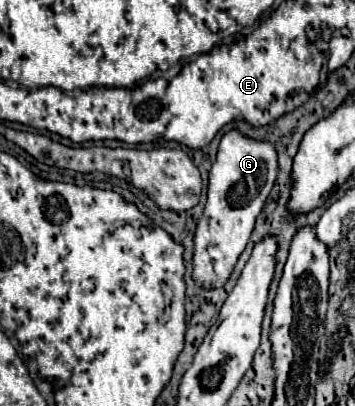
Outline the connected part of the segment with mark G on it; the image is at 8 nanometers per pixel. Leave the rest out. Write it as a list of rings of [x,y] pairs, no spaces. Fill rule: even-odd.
[[[231,129],[221,137],[217,161],[209,171],[207,205],[195,231],[193,277],[203,287],[221,287],[231,277],[231,271],[249,241],[255,219],[271,193],[277,169],[277,151],[269,141],[245,137],[237,129]]]

